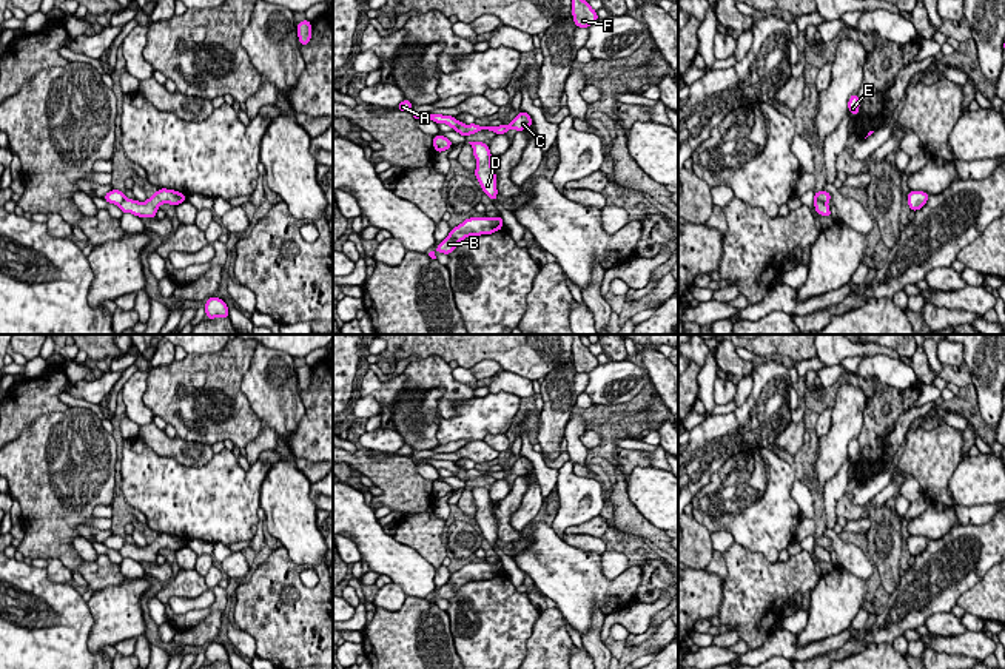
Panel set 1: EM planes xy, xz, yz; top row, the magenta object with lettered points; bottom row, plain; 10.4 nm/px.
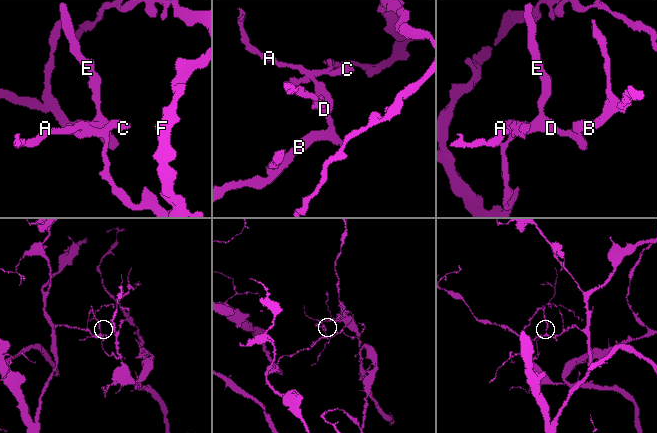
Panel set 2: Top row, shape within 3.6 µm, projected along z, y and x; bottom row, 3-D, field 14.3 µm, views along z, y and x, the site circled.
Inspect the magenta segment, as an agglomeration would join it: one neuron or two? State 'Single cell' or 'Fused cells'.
Fused cells

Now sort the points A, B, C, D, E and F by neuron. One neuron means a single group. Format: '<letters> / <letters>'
A B D E / C F

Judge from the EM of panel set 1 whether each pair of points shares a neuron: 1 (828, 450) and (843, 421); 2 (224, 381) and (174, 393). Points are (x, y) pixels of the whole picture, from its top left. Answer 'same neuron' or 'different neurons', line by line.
1: same neuron
2: same neuron

